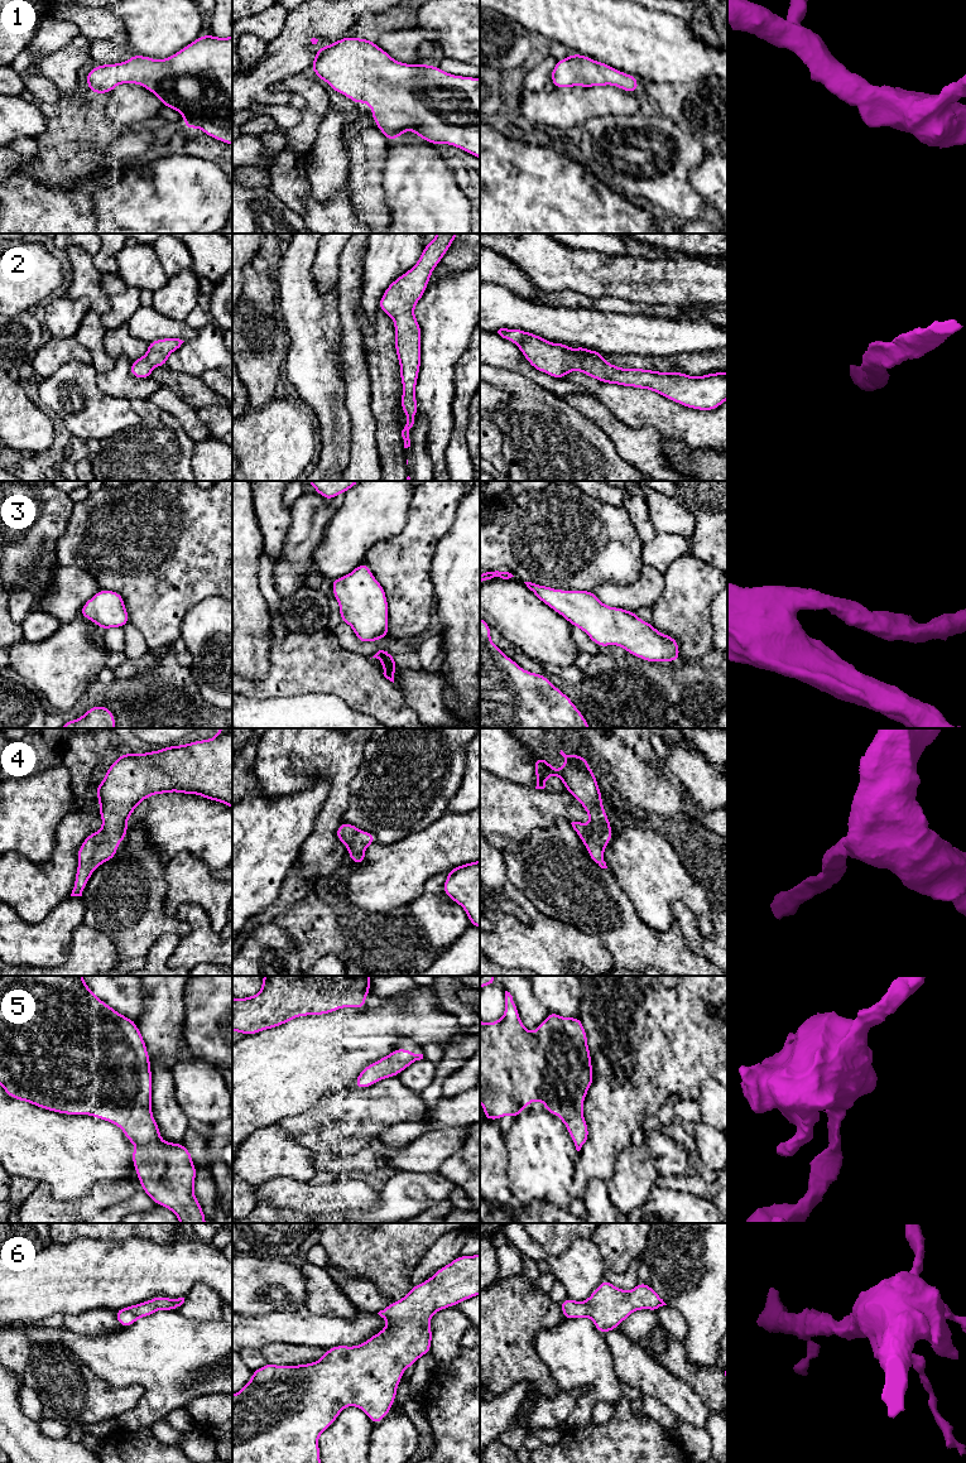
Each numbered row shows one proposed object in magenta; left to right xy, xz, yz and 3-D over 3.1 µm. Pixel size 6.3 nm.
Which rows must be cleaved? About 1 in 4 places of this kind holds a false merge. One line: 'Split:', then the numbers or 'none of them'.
Split: none of them

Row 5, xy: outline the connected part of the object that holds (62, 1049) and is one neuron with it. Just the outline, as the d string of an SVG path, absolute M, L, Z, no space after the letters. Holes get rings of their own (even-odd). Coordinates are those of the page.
M0 976L0 1084L11 1098L25 1101L47 1111L64 1115L88 1115L119 1126L125 1137L135 1144L131 1159L141 1189L158 1204L170 1209L181 1223L206 1223L205 1213L193 1193L197 1168L192 1154L183 1144L167 1142L160 1139L159 1126L152 1112L152 1069L145 1041L134 1020L125 1017L101 1001L86 985L82 976Z

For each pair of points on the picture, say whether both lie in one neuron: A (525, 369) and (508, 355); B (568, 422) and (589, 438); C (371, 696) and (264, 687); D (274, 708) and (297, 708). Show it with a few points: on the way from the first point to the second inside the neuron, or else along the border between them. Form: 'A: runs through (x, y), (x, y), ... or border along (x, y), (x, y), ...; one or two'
A: runs through (522, 366), (512, 359); one
B: runs through (573, 427), (584, 437); one
C: runs through (345, 679), (291, 679); one
D: runs through (279, 708), (292, 708); one

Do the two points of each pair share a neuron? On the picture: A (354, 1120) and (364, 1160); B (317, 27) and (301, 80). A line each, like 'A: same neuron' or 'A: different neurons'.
A: different neurons
B: different neurons

